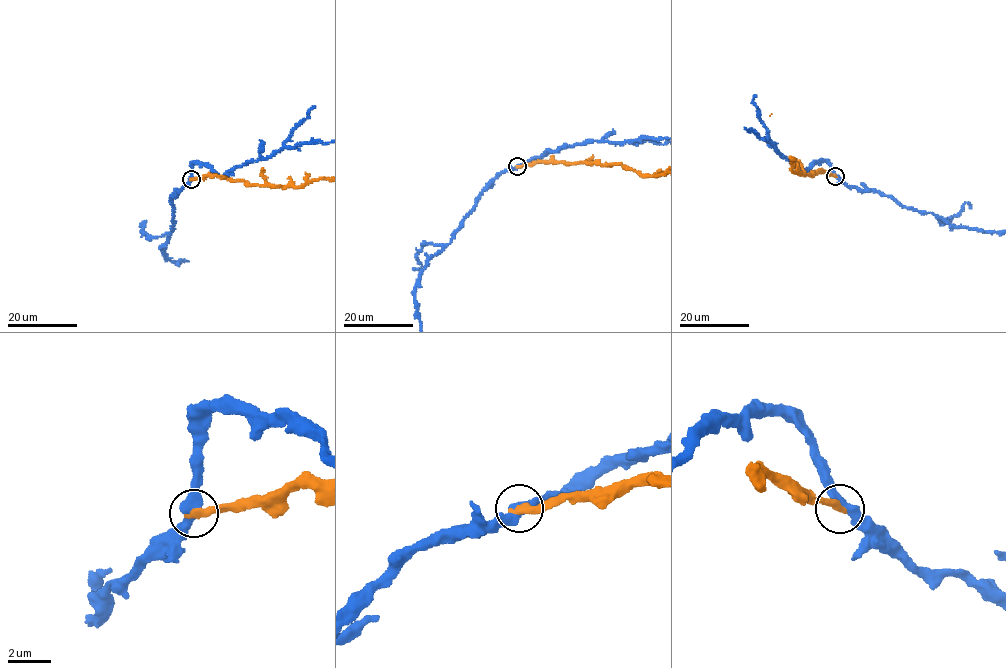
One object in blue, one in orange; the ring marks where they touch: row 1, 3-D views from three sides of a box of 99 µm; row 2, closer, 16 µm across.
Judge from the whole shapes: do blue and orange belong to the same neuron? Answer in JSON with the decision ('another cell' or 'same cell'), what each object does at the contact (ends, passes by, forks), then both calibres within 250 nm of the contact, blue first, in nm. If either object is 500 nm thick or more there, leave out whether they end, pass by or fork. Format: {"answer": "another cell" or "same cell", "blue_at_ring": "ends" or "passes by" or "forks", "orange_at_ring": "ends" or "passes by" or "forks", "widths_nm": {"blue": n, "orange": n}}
{"answer": "another cell", "blue_at_ring": "passes by", "orange_at_ring": "ends", "widths_nm": {"blue": 480, "orange": 400}}

